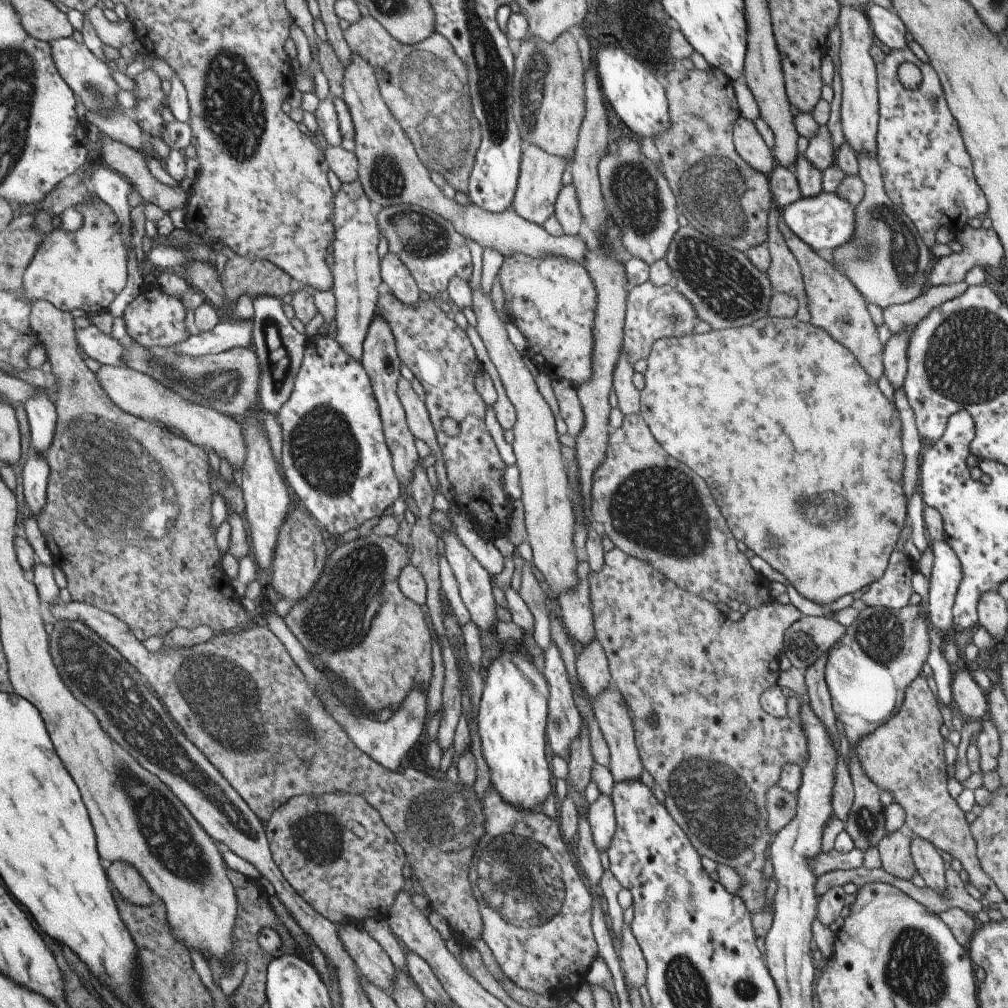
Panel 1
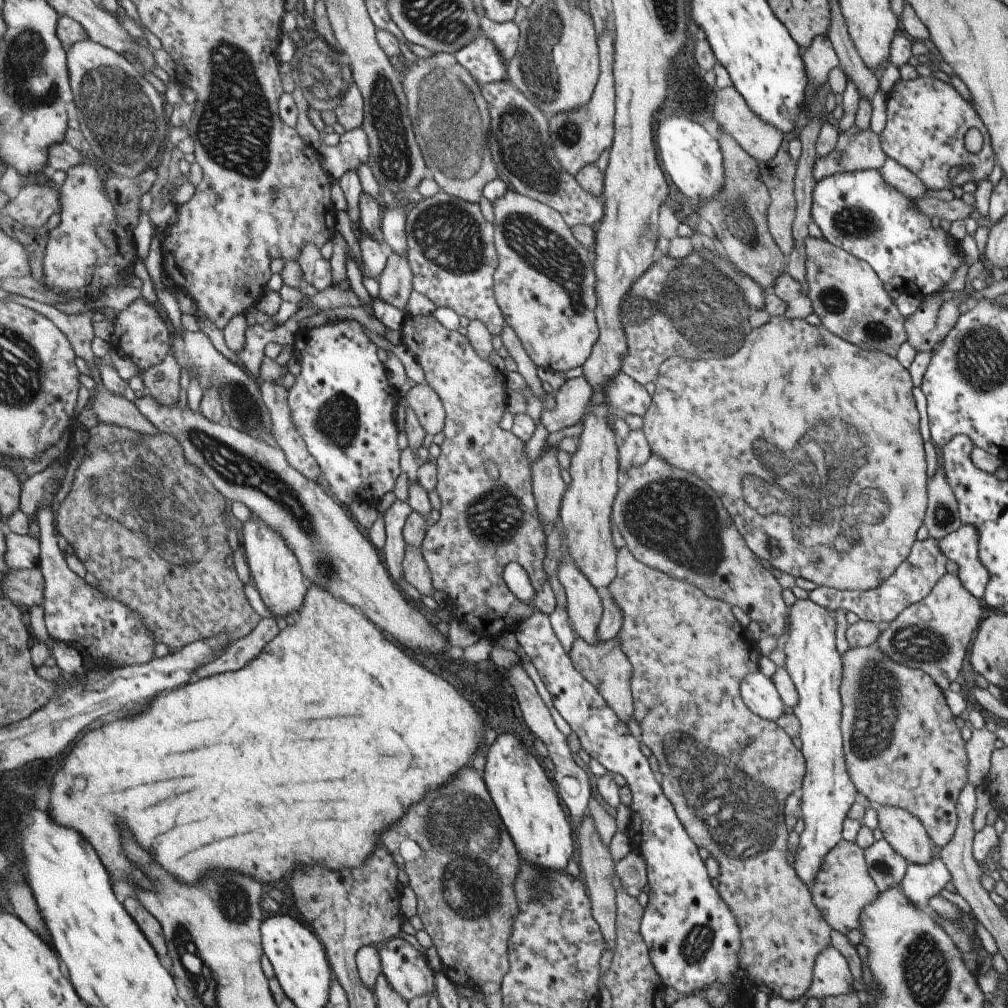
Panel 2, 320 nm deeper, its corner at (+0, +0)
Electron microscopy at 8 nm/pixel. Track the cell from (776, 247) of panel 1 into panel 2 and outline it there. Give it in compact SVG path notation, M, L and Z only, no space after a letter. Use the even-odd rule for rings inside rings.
M782 147L777 149L775 156L768 161L759 161L758 173L763 184L767 187L770 201L766 210L766 223L773 237L775 244L779 247L779 250L787 256L792 249L792 222L796 215L796 204L794 199L794 174L796 171L796 164L794 160L789 156L787 149Z

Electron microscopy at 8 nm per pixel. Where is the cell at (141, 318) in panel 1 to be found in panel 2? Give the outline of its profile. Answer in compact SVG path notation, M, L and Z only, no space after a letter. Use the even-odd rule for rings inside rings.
M142 297L131 301L131 304L116 313L112 325L113 345L119 348L125 358L129 358L141 372L149 369L150 366L159 364L169 354L170 332L158 312Z

